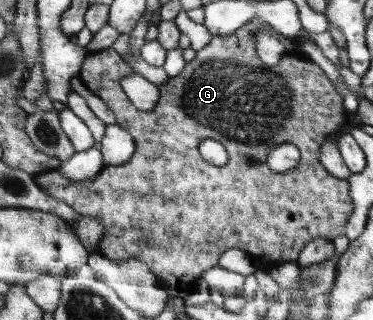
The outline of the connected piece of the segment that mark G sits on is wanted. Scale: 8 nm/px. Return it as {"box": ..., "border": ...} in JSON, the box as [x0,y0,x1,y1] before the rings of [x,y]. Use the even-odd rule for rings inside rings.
{"box":[35,20,354,298],"border":[[[251,20],[242,28],[233,33],[233,35],[225,37],[213,37],[213,40],[206,44],[201,50],[197,51],[195,58],[183,67],[183,70],[177,76],[170,76],[165,84],[159,86],[159,101],[151,110],[142,111],[133,107],[133,104],[127,99],[121,82],[124,76],[131,74],[133,67],[129,65],[122,55],[113,48],[103,49],[93,54],[88,54],[81,65],[77,76],[80,77],[82,83],[91,90],[107,108],[113,111],[116,116],[115,122],[131,134],[135,141],[135,152],[125,164],[119,166],[108,165],[98,174],[96,180],[77,180],[73,182],[65,178],[60,169],[53,170],[48,173],[36,174],[35,181],[41,190],[46,191],[49,195],[55,196],[57,199],[63,199],[69,206],[75,209],[79,214],[86,217],[95,218],[103,223],[105,233],[103,239],[98,246],[98,252],[110,258],[111,260],[121,262],[128,258],[141,259],[149,267],[149,270],[156,276],[157,283],[168,290],[170,298],[176,297],[179,293],[189,286],[196,279],[199,279],[206,270],[215,267],[218,264],[220,256],[229,249],[239,249],[248,253],[250,256],[260,258],[263,262],[267,262],[269,266],[275,266],[284,262],[292,262],[298,259],[301,249],[315,238],[323,238],[330,241],[335,238],[343,237],[346,231],[345,225],[353,212],[354,206],[352,198],[349,196],[349,183],[346,179],[340,179],[331,176],[323,165],[319,162],[319,151],[321,145],[327,136],[335,131],[347,126],[349,122],[349,112],[344,107],[344,97],[338,94],[333,88],[330,78],[321,70],[318,64],[315,64],[309,58],[302,56],[302,60],[289,60],[289,56],[283,56],[276,65],[265,64],[258,56],[256,51],[255,35],[261,29],[271,28],[261,22],[261,20]],[[203,138],[215,138],[226,148],[228,152],[228,161],[223,166],[213,166],[208,163],[201,163],[198,154],[198,142]],[[293,143],[300,150],[299,164],[287,172],[275,172],[269,168],[267,157],[269,153],[279,144]]]}

